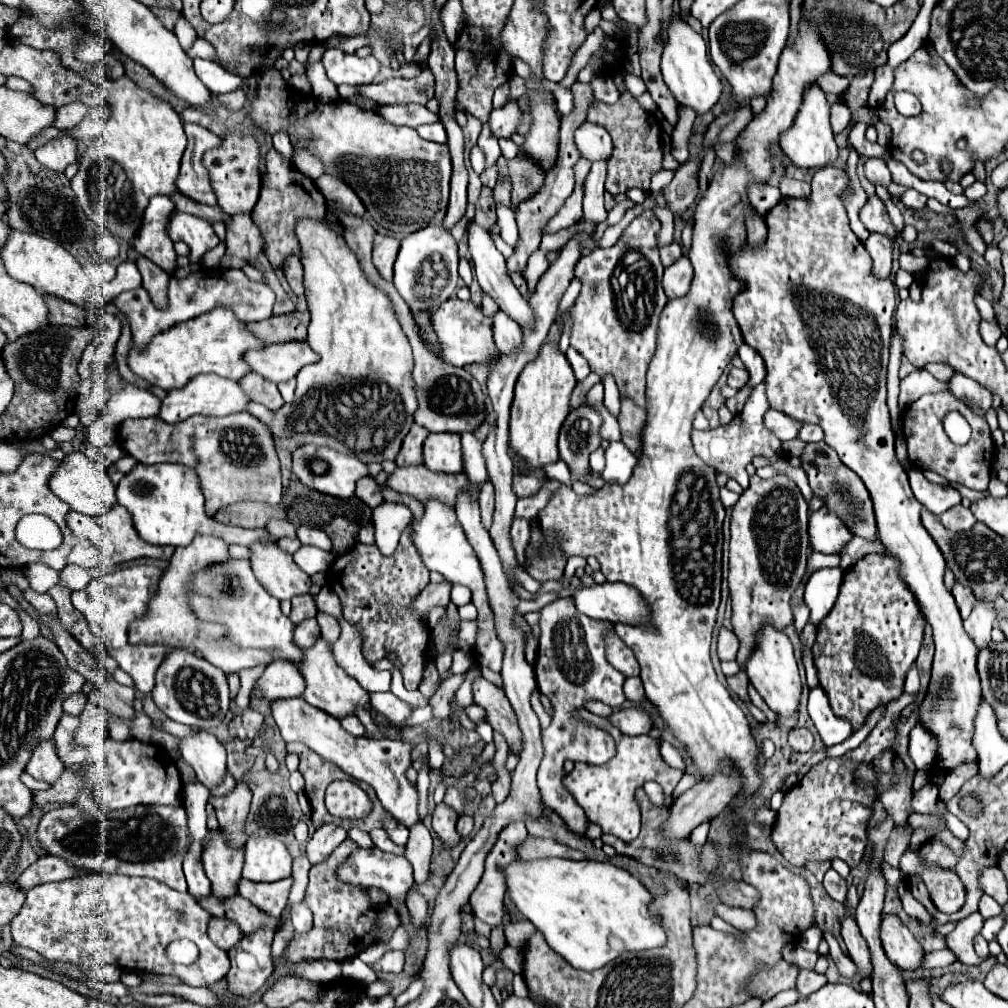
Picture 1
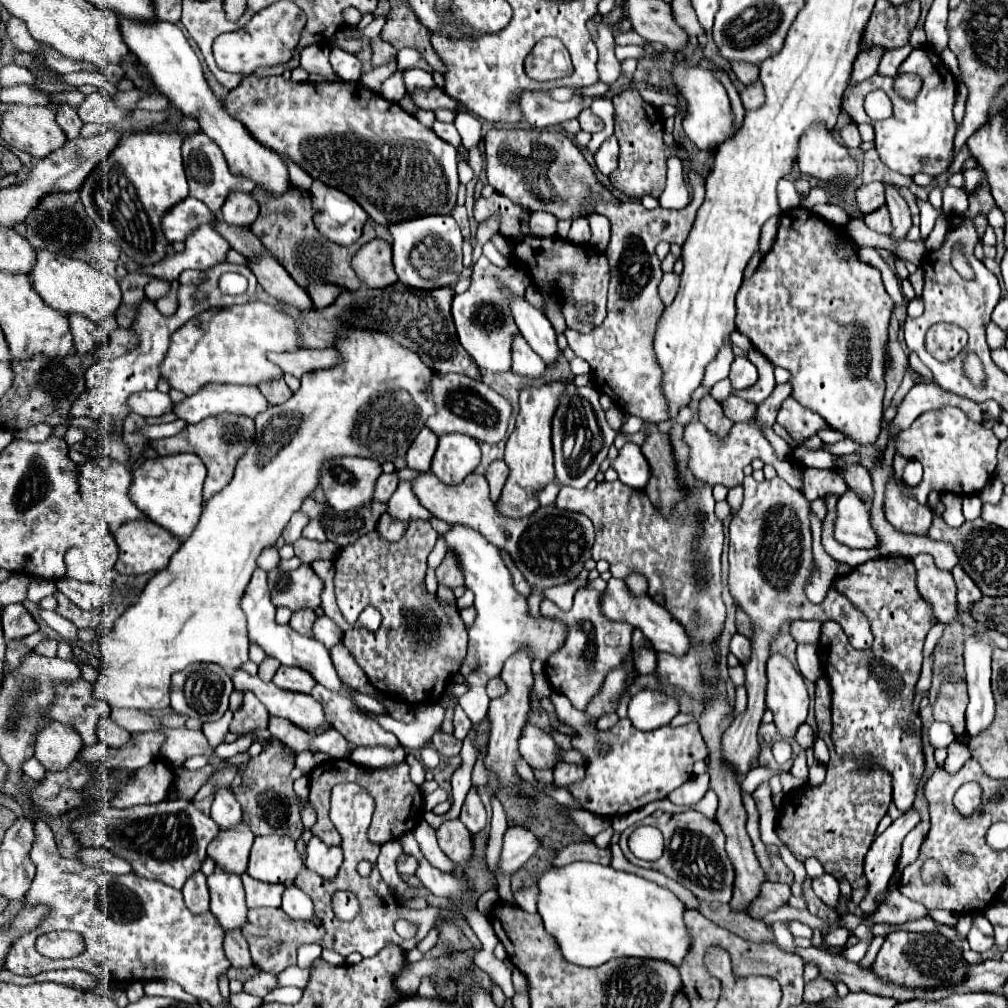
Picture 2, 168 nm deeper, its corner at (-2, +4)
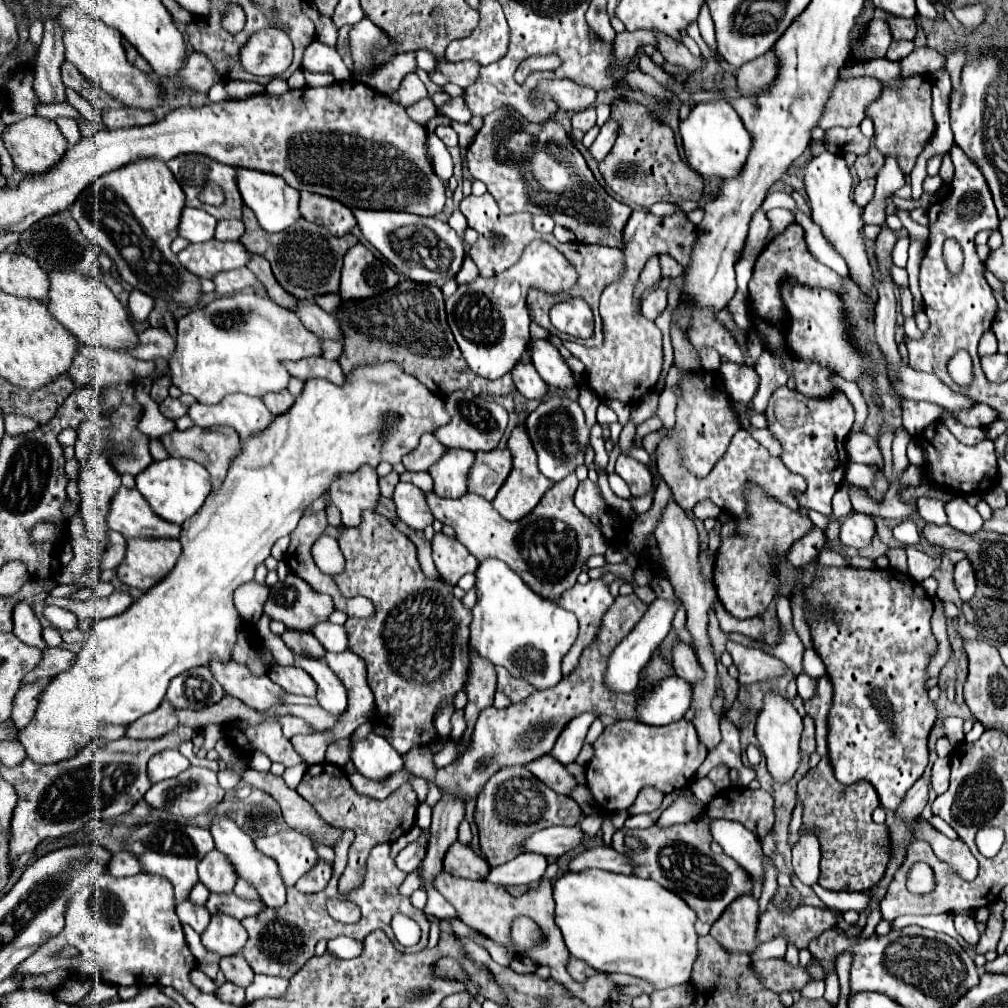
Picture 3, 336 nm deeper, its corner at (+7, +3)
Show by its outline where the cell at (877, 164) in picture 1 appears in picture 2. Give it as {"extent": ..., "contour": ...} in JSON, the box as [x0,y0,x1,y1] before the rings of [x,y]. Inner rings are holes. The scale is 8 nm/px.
{"extent":[883,183,911,239],"contour":[[[883,183],[885,185],[885,199],[887,199],[887,207],[891,213],[891,223],[893,223],[893,239],[905,239],[905,233],[911,227],[911,213],[909,207],[905,203],[905,199],[897,193],[897,187],[891,183]]]}

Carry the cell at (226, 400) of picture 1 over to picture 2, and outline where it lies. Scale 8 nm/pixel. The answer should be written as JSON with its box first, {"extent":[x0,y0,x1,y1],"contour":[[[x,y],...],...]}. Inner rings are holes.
{"extent":[173,383,269,423],"contour":[[[209,383],[209,387],[201,387],[201,391],[197,391],[195,395],[189,395],[183,401],[175,403],[173,411],[179,419],[187,423],[199,423],[205,417],[219,415],[225,411],[255,417],[267,407],[269,403],[257,387]]]}

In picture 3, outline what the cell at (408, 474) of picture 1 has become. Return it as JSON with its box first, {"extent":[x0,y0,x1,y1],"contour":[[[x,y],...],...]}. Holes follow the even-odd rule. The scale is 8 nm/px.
{"extent":[426,474,608,600],"contour":[[[576,474],[566,476],[544,494],[540,504],[526,518],[518,522],[504,520],[488,500],[470,492],[458,500],[444,500],[430,492],[426,494],[426,500],[434,518],[452,526],[458,540],[478,562],[486,558],[498,558],[506,562],[536,594],[556,600],[556,596],[562,596],[576,584],[582,564],[586,564],[592,554],[604,554],[608,548],[602,532],[574,506],[576,488]]]}

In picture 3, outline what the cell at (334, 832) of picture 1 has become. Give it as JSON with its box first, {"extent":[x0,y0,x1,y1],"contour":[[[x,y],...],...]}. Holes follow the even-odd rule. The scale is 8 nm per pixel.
{"extent":[296,860,332,894],"contour":[[[318,860],[316,868],[312,868],[312,872],[308,872],[304,878],[300,878],[296,882],[296,890],[304,892],[304,894],[320,892],[320,890],[324,890],[328,886],[330,876],[332,876],[332,868],[324,860]]]}

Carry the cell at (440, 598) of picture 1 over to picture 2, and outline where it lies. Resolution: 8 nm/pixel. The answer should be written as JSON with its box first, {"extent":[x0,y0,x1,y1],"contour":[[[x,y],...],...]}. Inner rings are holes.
{"extent":[437,555,463,589],"contour":[[[449,555],[443,559],[443,563],[437,567],[437,583],[445,585],[449,589],[455,589],[459,585],[463,585],[463,573],[457,567],[457,561]]]}

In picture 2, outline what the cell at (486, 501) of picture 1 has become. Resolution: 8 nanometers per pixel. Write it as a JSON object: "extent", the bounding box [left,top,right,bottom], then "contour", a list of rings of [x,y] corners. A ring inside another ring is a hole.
{"extent":[487,461,509,503],"contour":[[[493,461],[487,469],[487,481],[489,481],[489,487],[491,487],[491,501],[497,503],[499,495],[501,495],[501,489],[507,481],[507,475],[509,475],[509,467],[503,463],[503,461]]]}

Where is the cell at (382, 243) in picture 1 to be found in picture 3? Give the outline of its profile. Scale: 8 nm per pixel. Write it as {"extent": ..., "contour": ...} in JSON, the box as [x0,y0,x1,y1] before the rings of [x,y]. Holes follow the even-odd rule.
{"extent":[340,244,400,300],"contour":[[[362,244],[352,246],[344,256],[340,296],[342,300],[372,298],[398,284],[400,276],[382,260],[378,260]]]}

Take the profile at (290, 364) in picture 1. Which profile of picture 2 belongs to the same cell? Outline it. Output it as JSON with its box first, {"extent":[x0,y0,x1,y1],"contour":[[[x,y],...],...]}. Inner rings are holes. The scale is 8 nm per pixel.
{"extent":[269,349,339,379],"contour":[[[297,349],[285,353],[269,353],[269,361],[281,367],[283,373],[291,373],[293,377],[301,379],[305,371],[333,367],[339,361],[335,349]]]}

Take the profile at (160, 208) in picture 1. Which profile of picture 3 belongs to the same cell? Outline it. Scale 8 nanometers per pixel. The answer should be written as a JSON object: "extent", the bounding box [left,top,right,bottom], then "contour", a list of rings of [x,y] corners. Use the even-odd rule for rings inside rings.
{"extent":[178,208,218,242],"contour":[[[184,208],[178,234],[190,242],[208,242],[214,238],[214,228],[218,220],[204,210]]]}

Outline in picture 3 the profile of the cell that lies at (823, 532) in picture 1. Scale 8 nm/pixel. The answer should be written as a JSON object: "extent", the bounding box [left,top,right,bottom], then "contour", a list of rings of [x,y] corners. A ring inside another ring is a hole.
{"extent":[840,514,876,548],"contour":[[[852,514],[848,516],[848,520],[842,524],[842,530],[840,530],[840,540],[848,546],[854,546],[854,548],[864,548],[872,542],[876,534],[876,528],[874,528],[874,520],[872,516],[868,514]]]}

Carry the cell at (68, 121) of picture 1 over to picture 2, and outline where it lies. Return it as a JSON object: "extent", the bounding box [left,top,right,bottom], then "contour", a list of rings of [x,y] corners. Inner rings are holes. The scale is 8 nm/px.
{"extent":[75,91,127,125],"contour":[[[101,91],[89,93],[75,111],[83,123],[97,123],[97,125],[115,125],[127,115],[127,111],[115,107],[111,99],[105,97]]]}

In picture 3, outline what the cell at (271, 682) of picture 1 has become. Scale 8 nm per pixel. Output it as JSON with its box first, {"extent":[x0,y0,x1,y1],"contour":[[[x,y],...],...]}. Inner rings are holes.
{"extent":[268,666,316,696],"contour":[[[272,666],[270,672],[268,672],[268,676],[276,684],[280,684],[286,692],[302,694],[302,696],[314,696],[316,694],[316,682],[302,668],[296,668],[296,666],[292,666],[292,668]]]}

